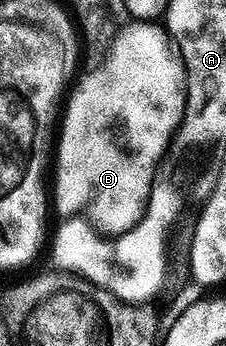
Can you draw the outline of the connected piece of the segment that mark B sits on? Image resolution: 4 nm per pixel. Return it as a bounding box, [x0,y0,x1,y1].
[51,22,185,234]

